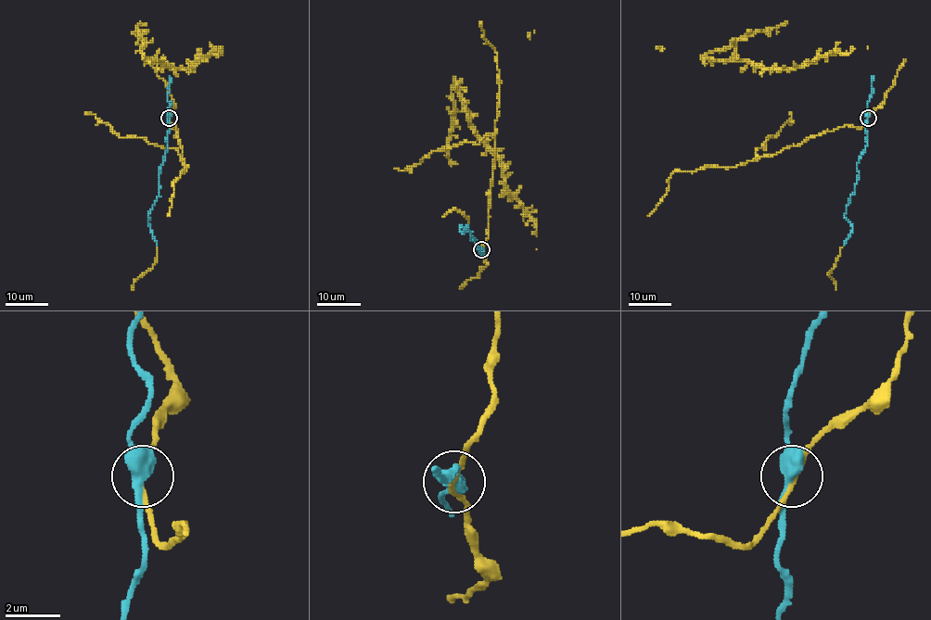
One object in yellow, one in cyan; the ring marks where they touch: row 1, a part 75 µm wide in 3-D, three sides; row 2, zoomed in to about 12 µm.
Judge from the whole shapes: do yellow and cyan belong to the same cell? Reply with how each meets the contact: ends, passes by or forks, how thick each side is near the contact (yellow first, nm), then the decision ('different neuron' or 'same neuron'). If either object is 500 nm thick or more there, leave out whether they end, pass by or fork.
yellow passes by | cyan passes by | 160/480 nm | same neuron

